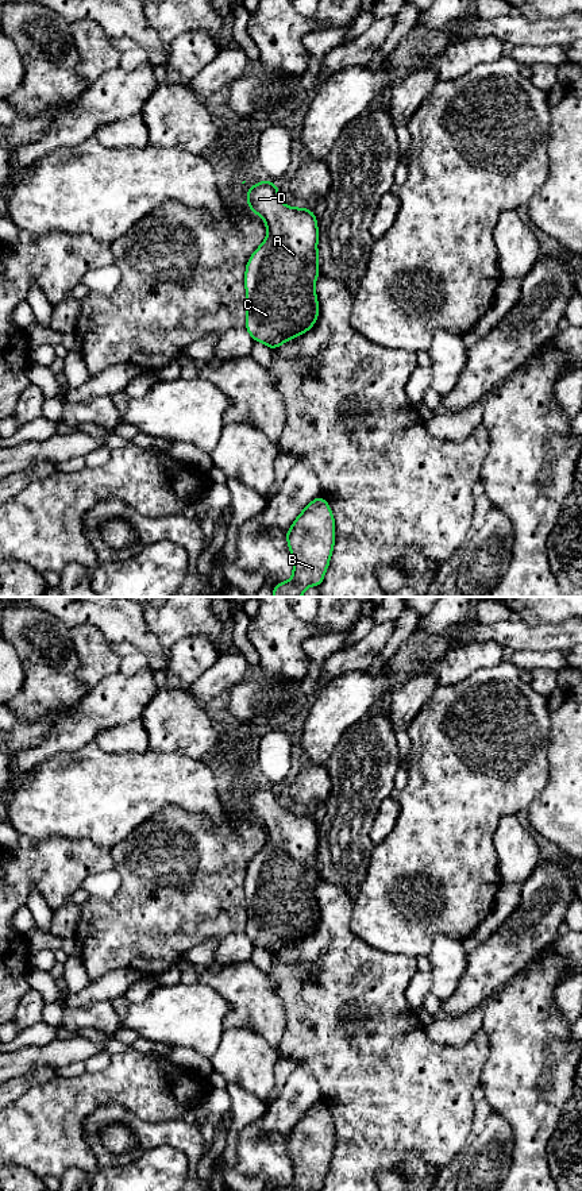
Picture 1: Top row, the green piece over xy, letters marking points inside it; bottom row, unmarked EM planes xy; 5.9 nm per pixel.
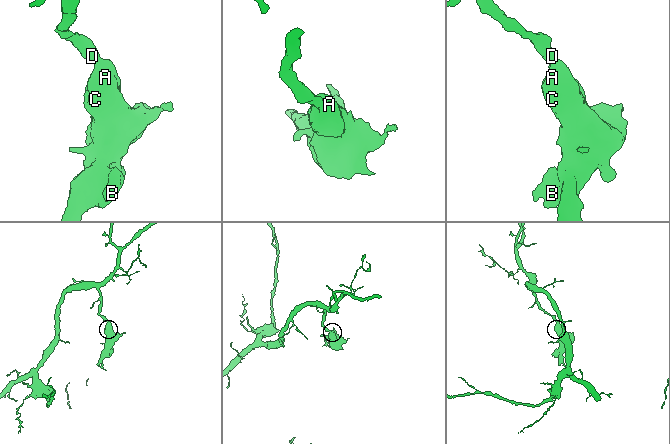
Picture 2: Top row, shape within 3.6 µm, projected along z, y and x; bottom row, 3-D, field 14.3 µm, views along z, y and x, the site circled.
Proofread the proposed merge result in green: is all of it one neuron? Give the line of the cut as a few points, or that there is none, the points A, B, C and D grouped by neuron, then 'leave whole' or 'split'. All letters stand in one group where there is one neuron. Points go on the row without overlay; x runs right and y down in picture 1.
no cut | A B C D | leave whole

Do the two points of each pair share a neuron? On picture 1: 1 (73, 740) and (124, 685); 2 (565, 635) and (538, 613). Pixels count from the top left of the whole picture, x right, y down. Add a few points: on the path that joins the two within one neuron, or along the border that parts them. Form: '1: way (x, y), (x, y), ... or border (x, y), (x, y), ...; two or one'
1: way (83, 727), (111, 698); one
2: border (520, 619), (528, 624), (559, 624), (567, 621); two

